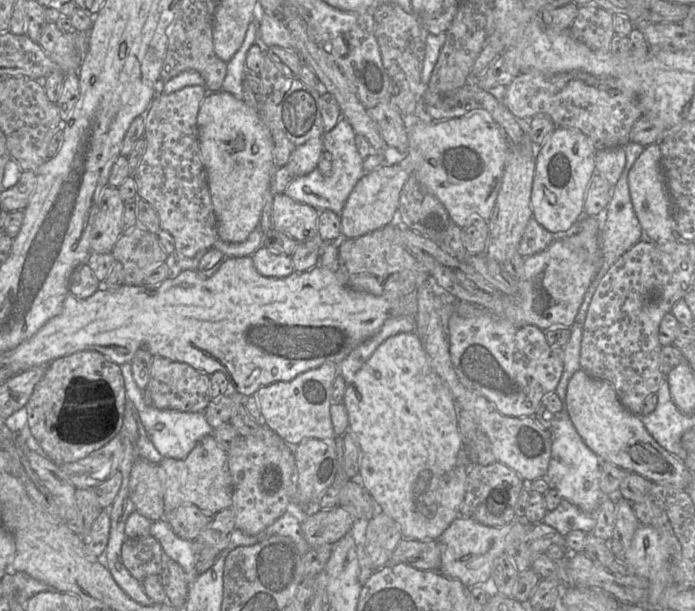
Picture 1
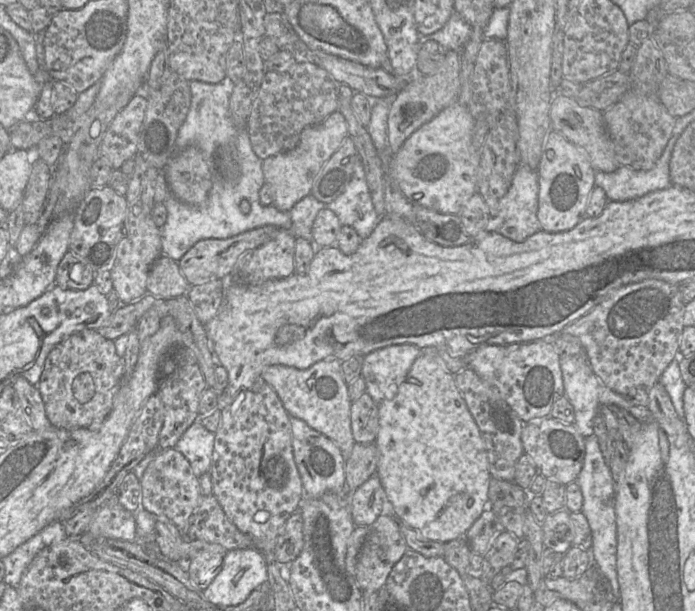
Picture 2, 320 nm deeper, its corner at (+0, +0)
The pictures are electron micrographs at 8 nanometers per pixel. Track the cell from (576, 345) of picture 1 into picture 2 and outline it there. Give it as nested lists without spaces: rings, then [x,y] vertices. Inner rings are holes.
[[[581,351],[578,355],[560,357],[560,367],[562,371],[564,394],[574,409],[574,422],[578,432],[583,437],[593,435],[593,419],[599,414],[599,408],[602,405],[615,405],[630,414],[632,414],[641,423],[653,420],[652,414],[648,407],[637,406],[631,403],[625,396],[622,396],[609,389],[600,377],[592,370],[589,358],[586,352]]]

